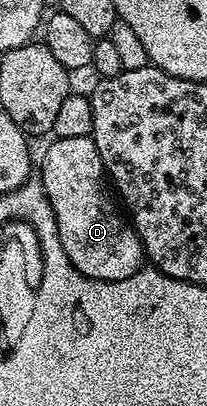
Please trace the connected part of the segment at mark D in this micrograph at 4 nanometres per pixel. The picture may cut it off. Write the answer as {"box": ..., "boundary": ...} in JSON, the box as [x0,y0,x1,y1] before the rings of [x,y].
{"box":[38,137,146,283],"boundary":[[[66,137],[53,138],[51,142],[44,151],[44,160],[38,163],[38,182],[44,187],[56,218],[60,244],[72,267],[90,279],[104,279],[107,283],[138,273],[146,263],[144,243],[110,194],[110,183],[94,141],[91,137]]]}

